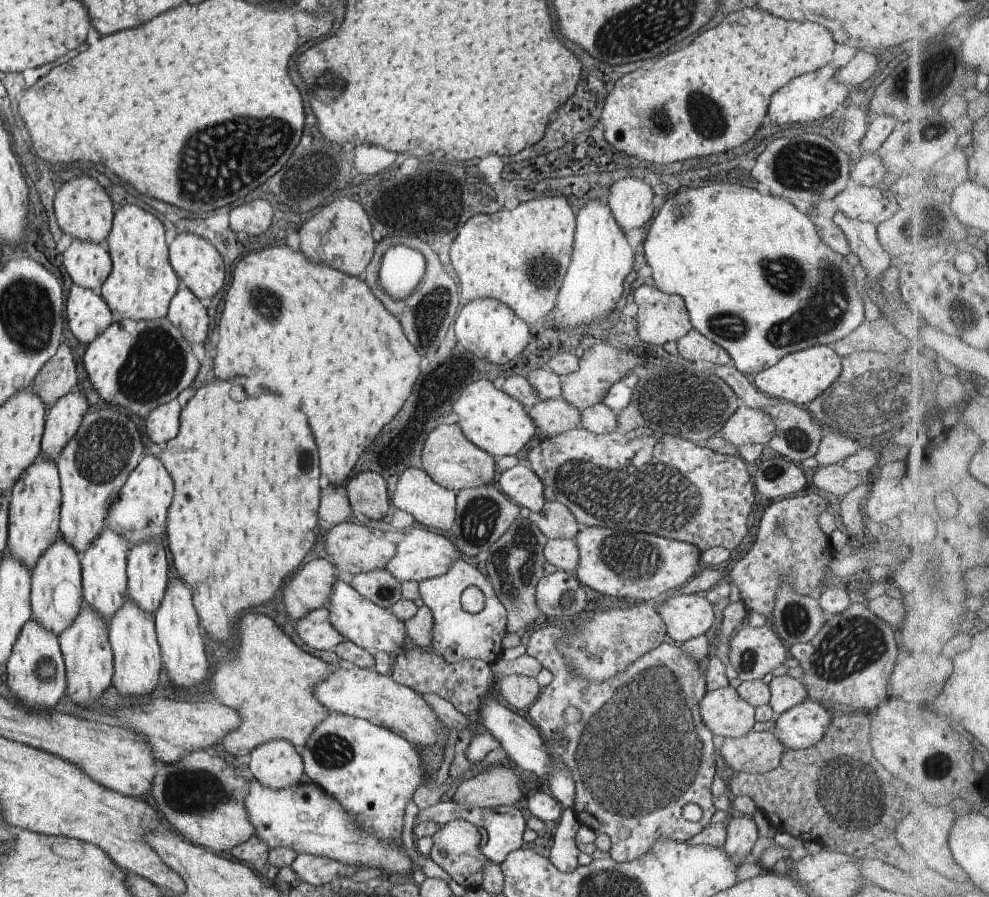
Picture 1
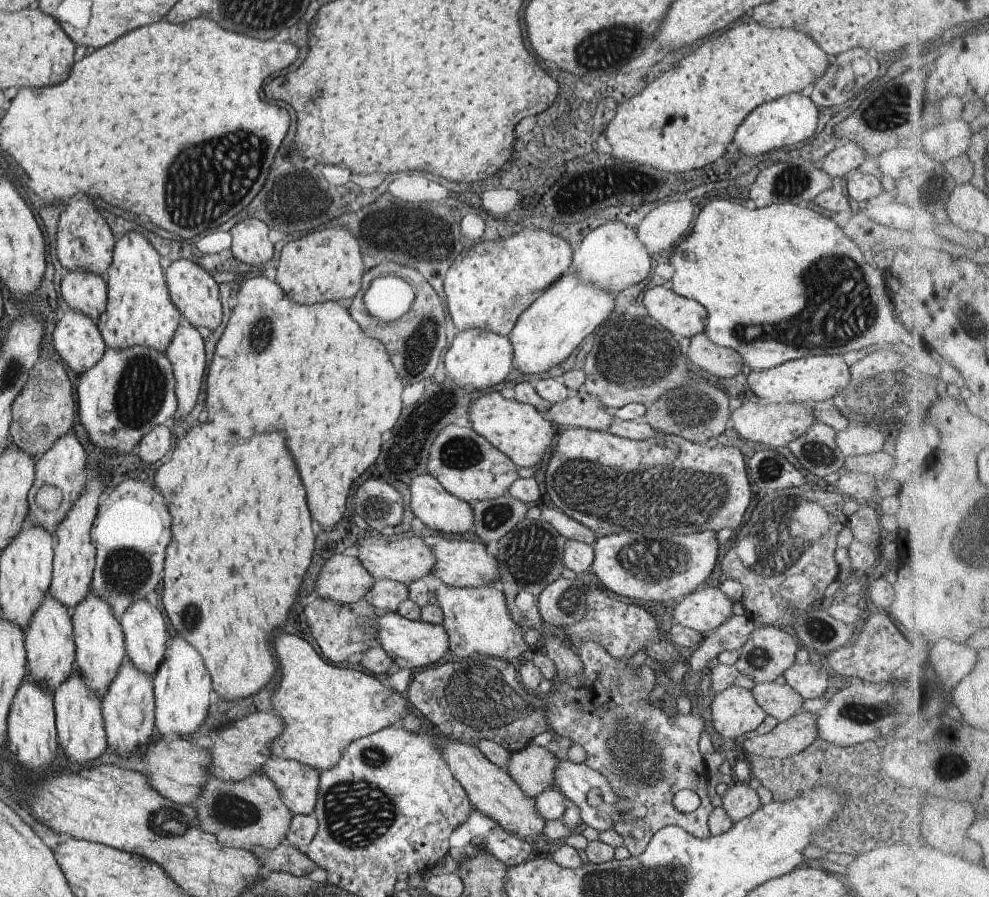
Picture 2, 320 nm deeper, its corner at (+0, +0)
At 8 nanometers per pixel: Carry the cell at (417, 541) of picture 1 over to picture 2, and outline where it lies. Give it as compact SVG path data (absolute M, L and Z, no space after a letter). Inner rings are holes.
M441 538L430 547L434 556L434 567L431 574L439 578L442 584L450 587L478 587L495 584L498 578L498 566L494 556L489 556L485 545L475 540L447 540Z

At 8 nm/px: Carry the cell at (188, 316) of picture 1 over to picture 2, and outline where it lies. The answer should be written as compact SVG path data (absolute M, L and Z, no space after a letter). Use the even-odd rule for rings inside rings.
M181 319L178 327L175 329L173 338L168 344L164 355L170 362L172 375L174 378L174 395L176 407L172 418L168 424L176 422L176 419L183 418L193 406L195 406L195 398L199 394L201 388L201 380L205 376L205 354L203 351L203 340L199 332L194 326L189 324L188 320Z

